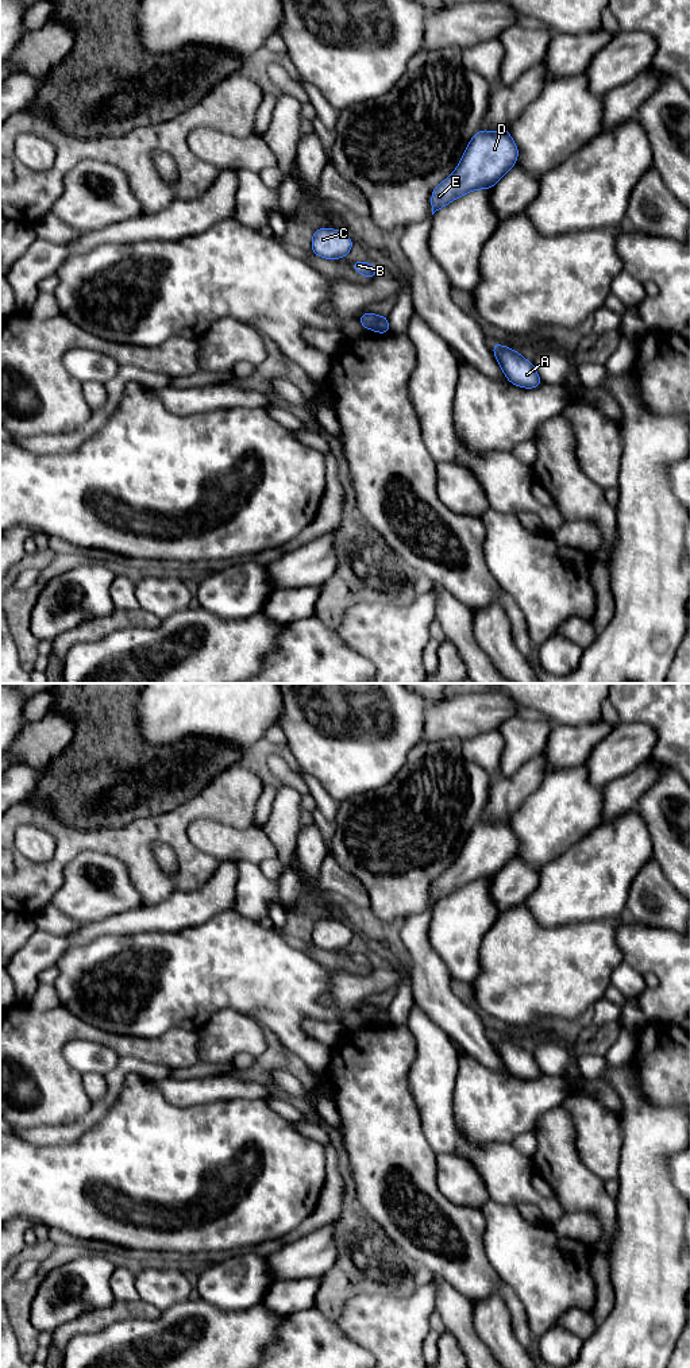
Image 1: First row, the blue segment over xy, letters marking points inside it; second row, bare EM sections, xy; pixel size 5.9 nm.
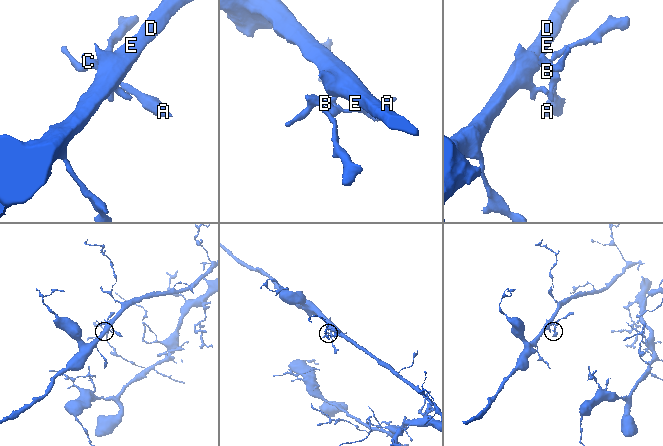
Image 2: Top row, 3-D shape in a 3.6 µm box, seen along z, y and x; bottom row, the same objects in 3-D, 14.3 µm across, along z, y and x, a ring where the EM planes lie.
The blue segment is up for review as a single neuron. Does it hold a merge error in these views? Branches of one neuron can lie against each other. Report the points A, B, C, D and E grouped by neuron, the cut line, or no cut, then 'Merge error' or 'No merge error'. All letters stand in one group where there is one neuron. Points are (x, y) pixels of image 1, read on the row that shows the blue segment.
Groups: A B C / D E. Split along xy (384, 316), (370, 328). Merge error

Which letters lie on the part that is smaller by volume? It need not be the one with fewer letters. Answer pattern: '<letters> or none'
A, B, C

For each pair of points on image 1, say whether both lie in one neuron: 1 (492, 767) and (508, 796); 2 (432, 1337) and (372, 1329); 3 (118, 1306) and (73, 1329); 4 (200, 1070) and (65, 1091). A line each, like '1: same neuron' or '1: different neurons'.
1: different neurons
2: different neurons
3: same neuron
4: different neurons

